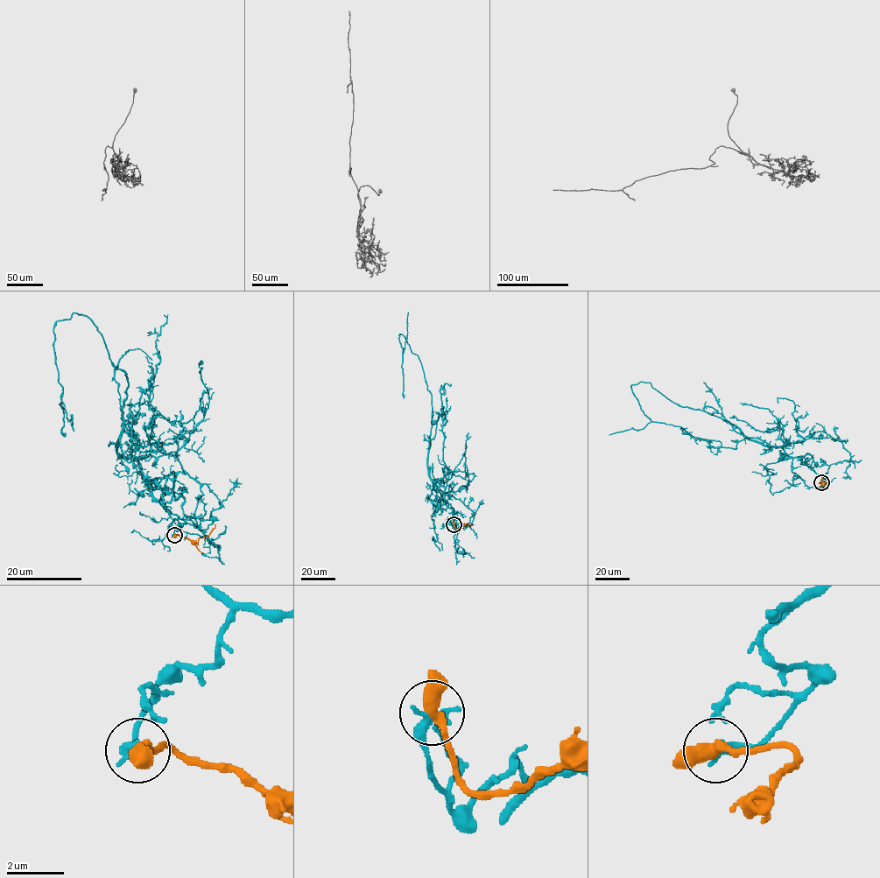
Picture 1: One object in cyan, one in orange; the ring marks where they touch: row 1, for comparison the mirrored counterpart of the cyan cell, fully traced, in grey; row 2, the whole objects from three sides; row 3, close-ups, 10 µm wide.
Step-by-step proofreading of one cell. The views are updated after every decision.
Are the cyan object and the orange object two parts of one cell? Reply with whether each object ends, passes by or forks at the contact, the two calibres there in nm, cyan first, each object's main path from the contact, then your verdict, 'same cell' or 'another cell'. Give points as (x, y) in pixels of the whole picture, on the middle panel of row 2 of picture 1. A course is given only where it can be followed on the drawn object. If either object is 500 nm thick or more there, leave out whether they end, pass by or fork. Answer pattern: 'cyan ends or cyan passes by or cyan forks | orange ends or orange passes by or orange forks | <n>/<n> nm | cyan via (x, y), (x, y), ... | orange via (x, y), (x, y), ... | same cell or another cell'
cyan ends | orange passes by | 380/400 nm | cyan via (454, 524), (458, 532), (453, 510), (428, 467), (432, 396), (418, 357), (399, 334), (404, 398) | orange via (454, 524), (456, 529), (472, 524) | another cell

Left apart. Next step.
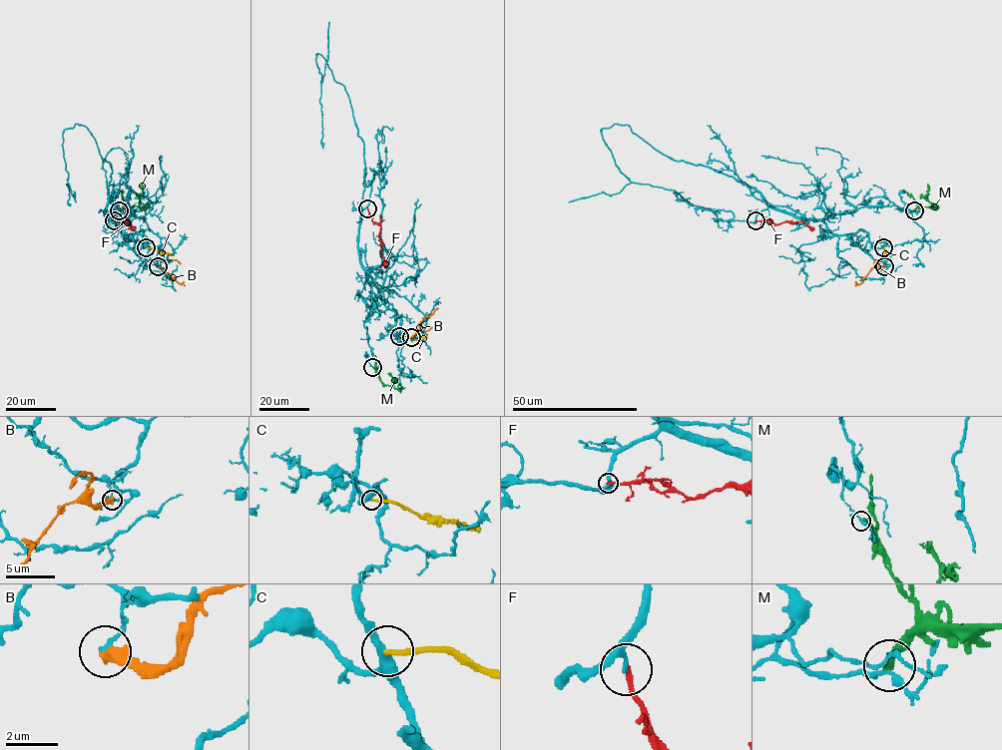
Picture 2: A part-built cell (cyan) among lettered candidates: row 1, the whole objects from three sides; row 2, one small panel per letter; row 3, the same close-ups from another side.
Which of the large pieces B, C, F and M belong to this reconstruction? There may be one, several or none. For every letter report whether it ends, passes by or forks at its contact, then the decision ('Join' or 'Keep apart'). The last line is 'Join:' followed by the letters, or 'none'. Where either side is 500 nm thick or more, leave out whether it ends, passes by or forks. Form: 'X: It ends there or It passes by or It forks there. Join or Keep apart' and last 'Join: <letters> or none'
B: It ends there. Keep apart
C: It ends there. Keep apart
F: It ends there. Keep apart
M: It ends there. Keep apart
Join: none

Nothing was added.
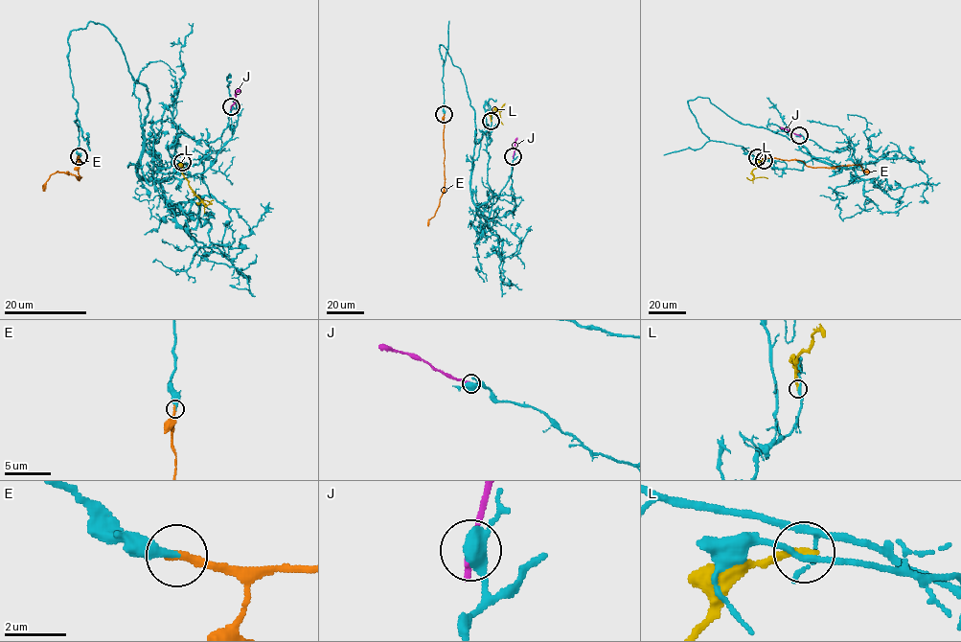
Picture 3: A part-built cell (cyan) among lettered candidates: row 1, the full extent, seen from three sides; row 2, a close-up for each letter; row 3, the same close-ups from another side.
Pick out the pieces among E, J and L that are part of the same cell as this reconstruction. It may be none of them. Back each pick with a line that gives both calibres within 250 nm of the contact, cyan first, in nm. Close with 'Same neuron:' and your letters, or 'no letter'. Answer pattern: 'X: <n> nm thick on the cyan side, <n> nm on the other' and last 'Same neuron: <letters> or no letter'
E: 340 nm thick on the cyan side, 240 nm on the other
Same neuron: E

